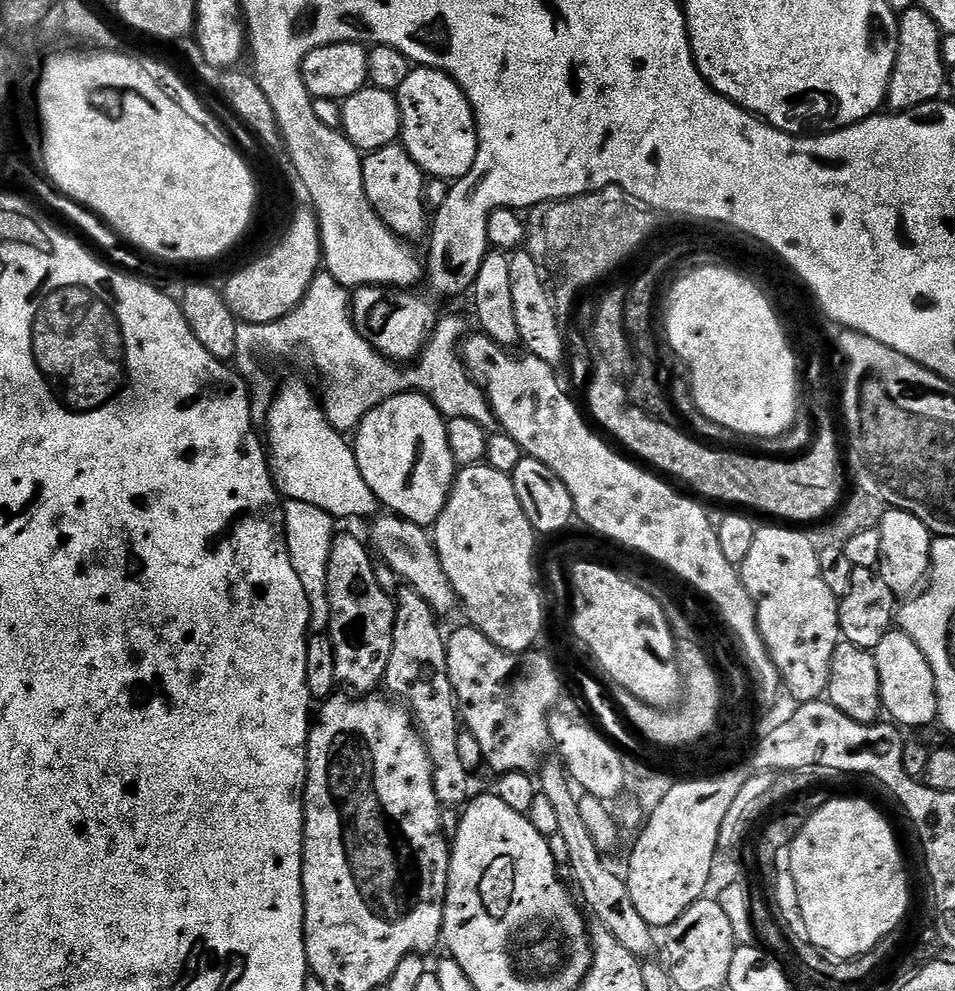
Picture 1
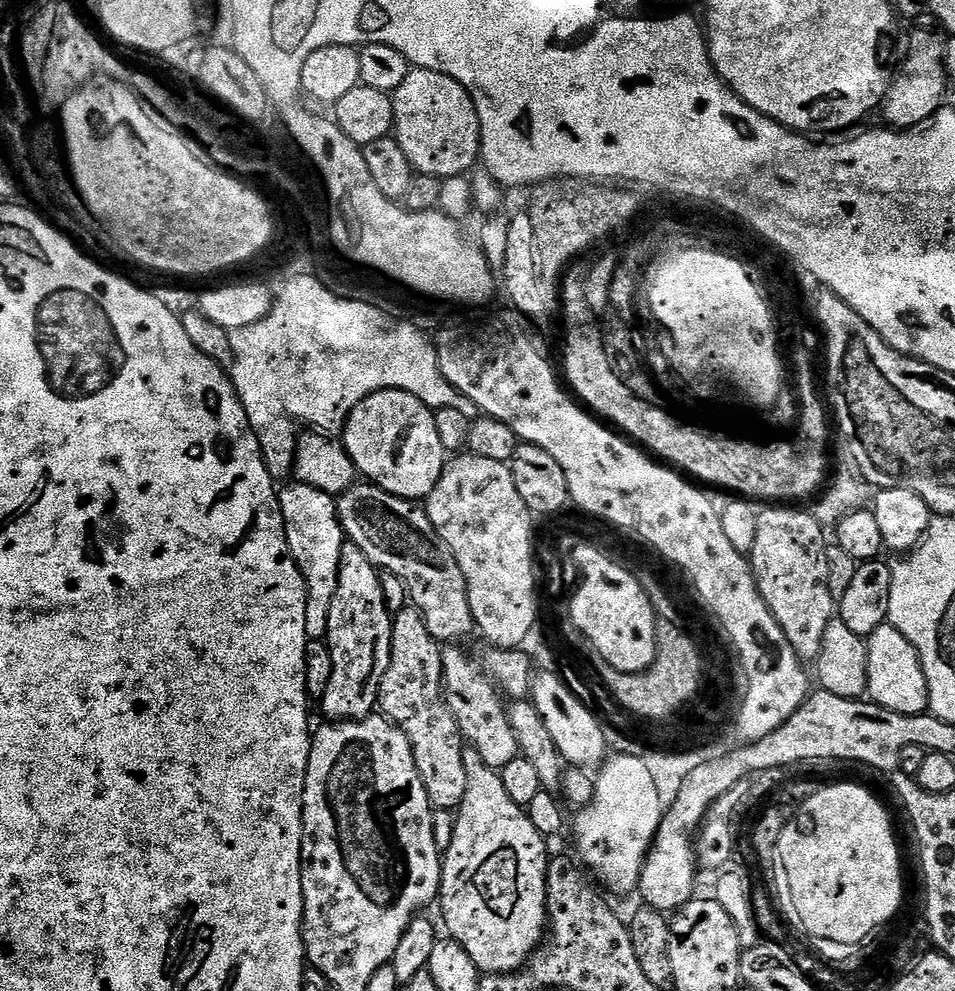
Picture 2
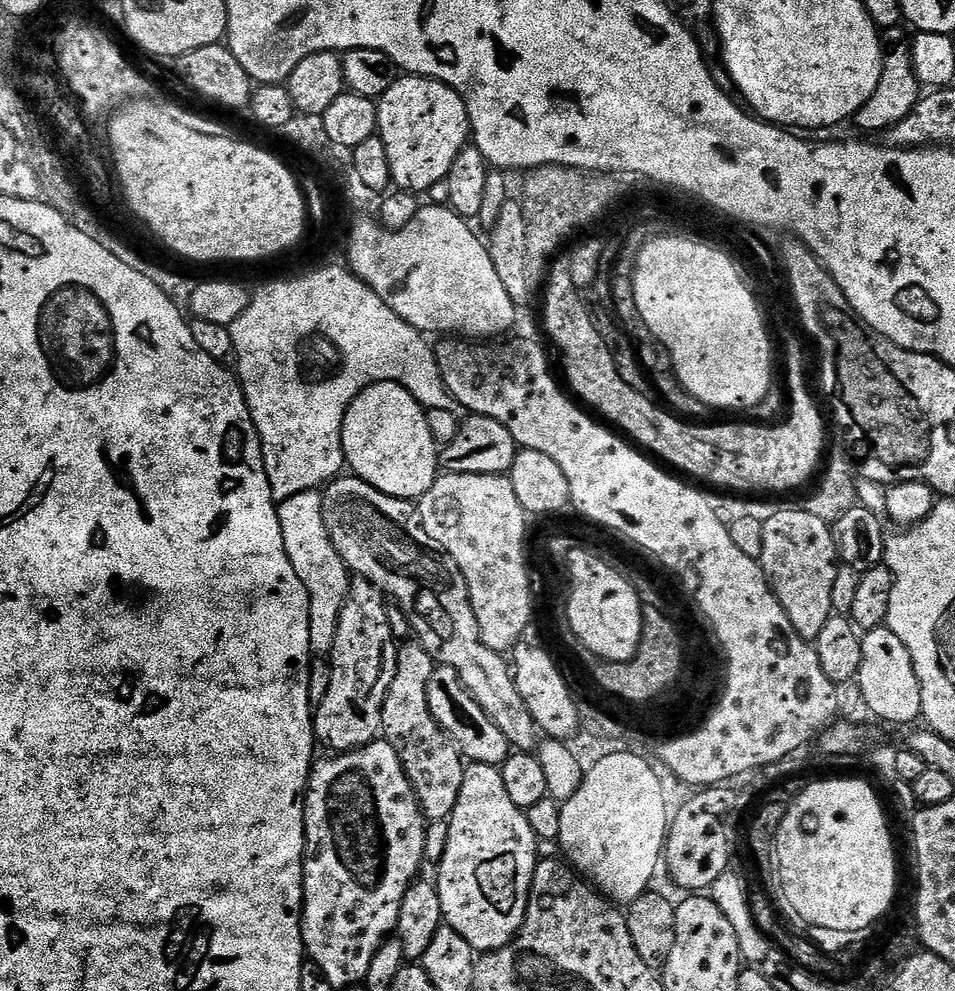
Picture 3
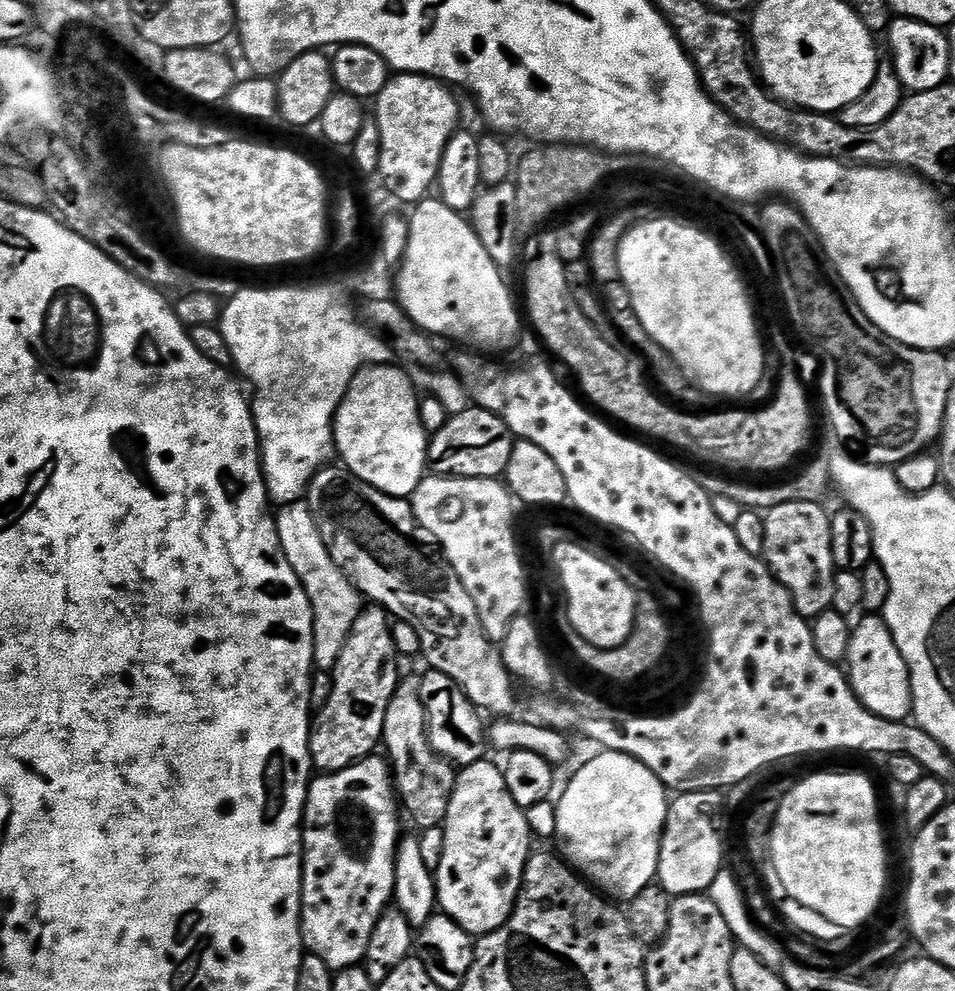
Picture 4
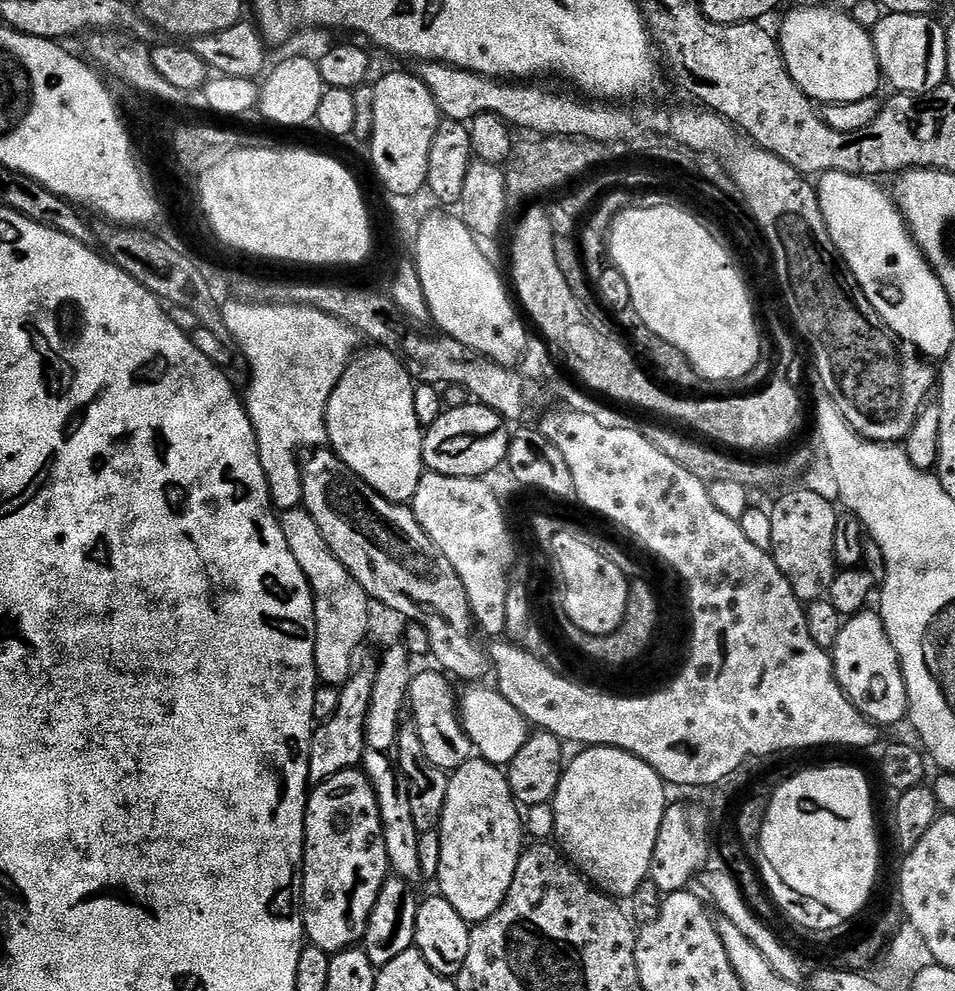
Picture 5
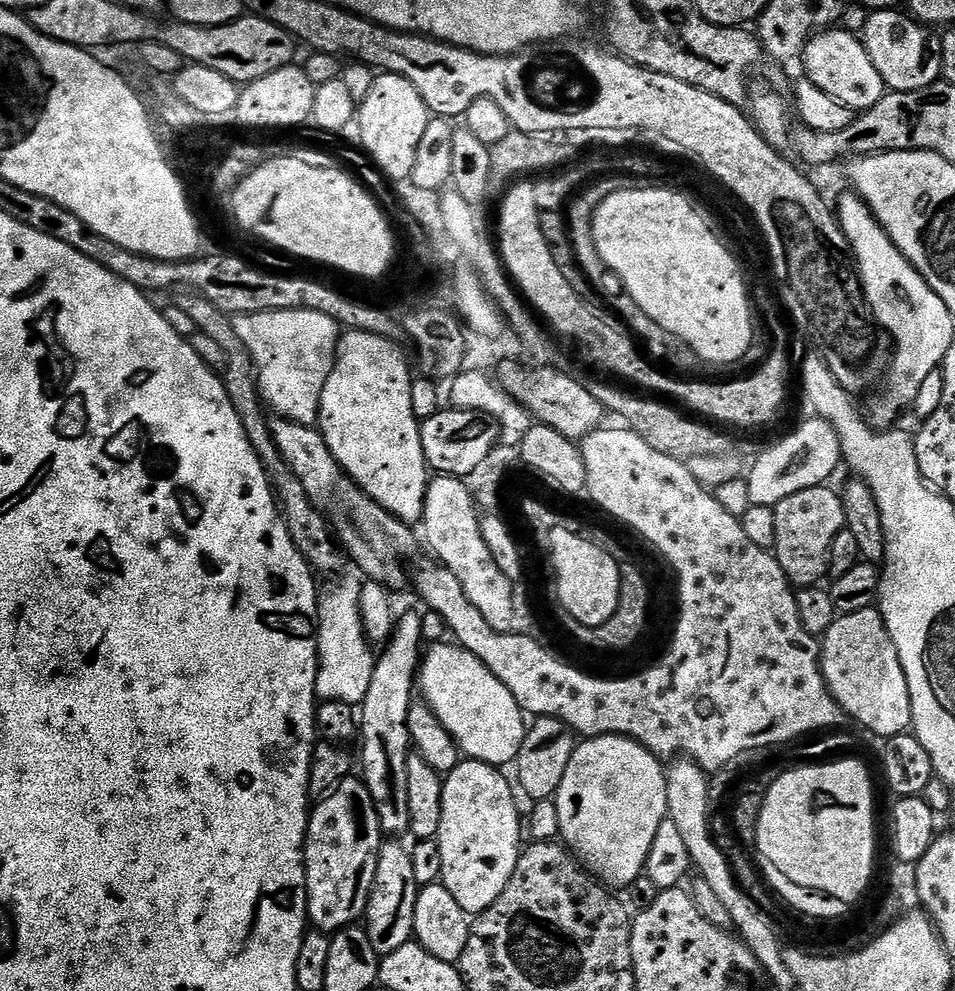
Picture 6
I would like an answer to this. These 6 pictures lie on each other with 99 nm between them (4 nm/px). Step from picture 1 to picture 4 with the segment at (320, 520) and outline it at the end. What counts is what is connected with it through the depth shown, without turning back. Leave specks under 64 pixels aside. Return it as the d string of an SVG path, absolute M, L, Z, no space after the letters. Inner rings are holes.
M307 503L285 504L275 513L275 517L284 557L290 562L290 566L294 566L312 603L314 665L321 672L331 672L360 613L362 607L360 591L348 575L337 566L334 558L330 558L330 550L326 550L326 542L322 542L322 534Z

